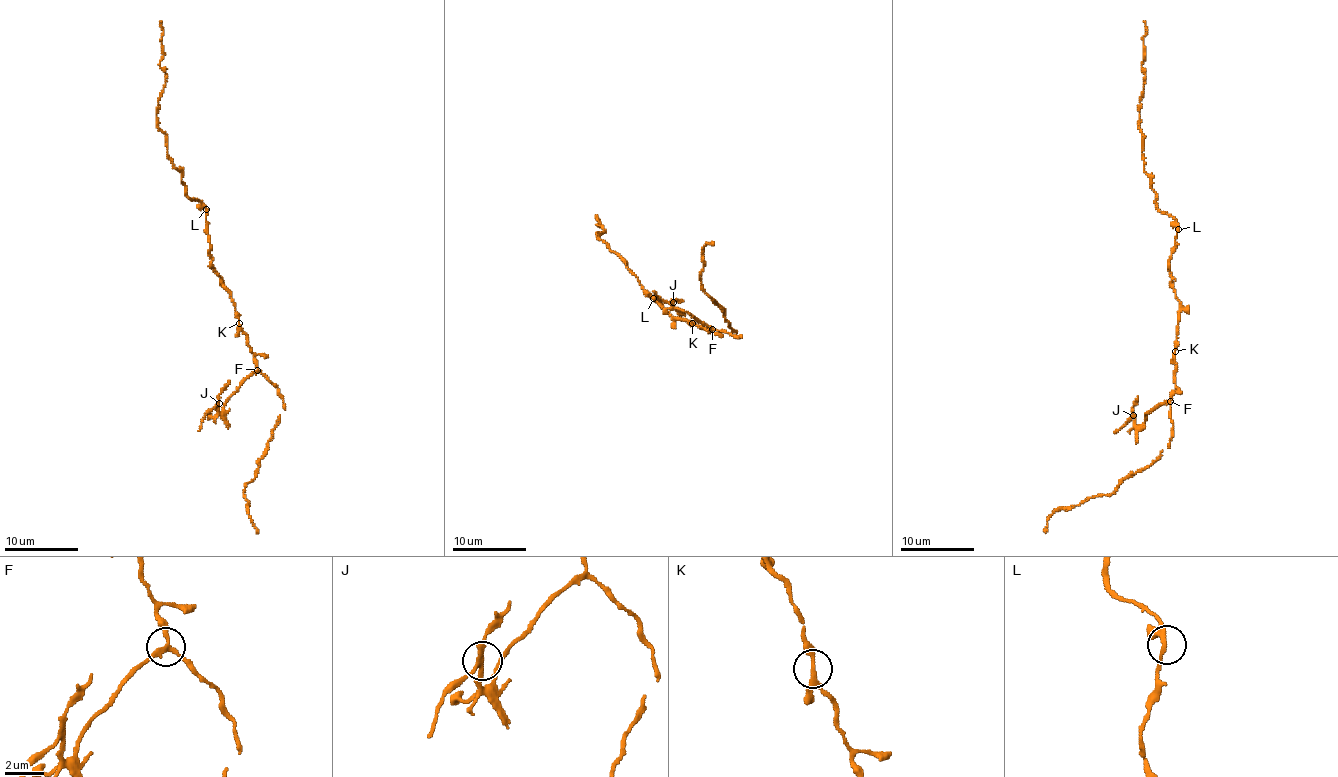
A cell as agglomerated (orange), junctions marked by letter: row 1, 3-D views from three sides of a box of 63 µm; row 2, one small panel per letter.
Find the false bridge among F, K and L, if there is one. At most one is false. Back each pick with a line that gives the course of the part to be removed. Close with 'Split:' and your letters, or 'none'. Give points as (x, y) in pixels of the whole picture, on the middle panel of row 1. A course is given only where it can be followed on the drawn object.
F: foreign part runs (712, 329), (686, 312), (681, 314), (653, 291)
Split: F

